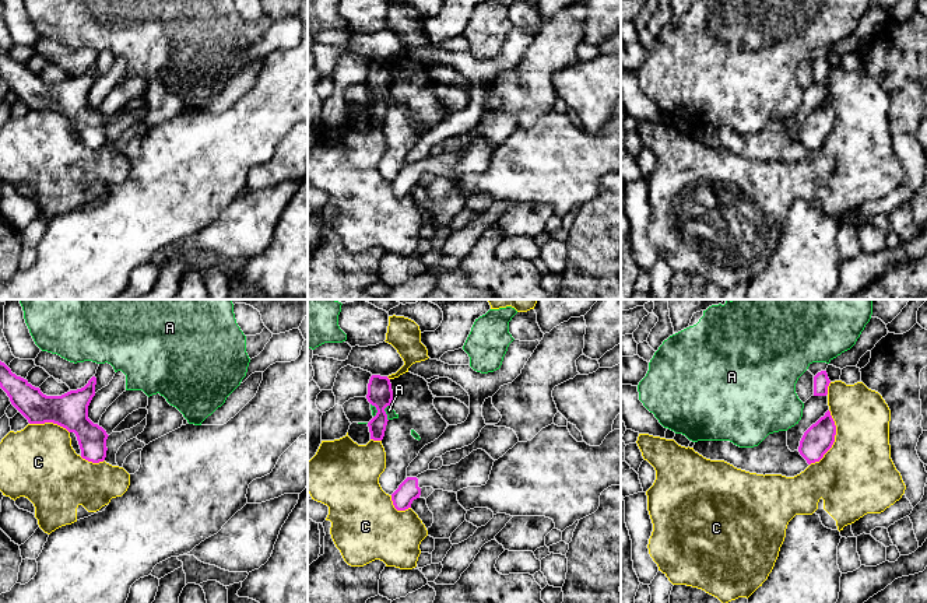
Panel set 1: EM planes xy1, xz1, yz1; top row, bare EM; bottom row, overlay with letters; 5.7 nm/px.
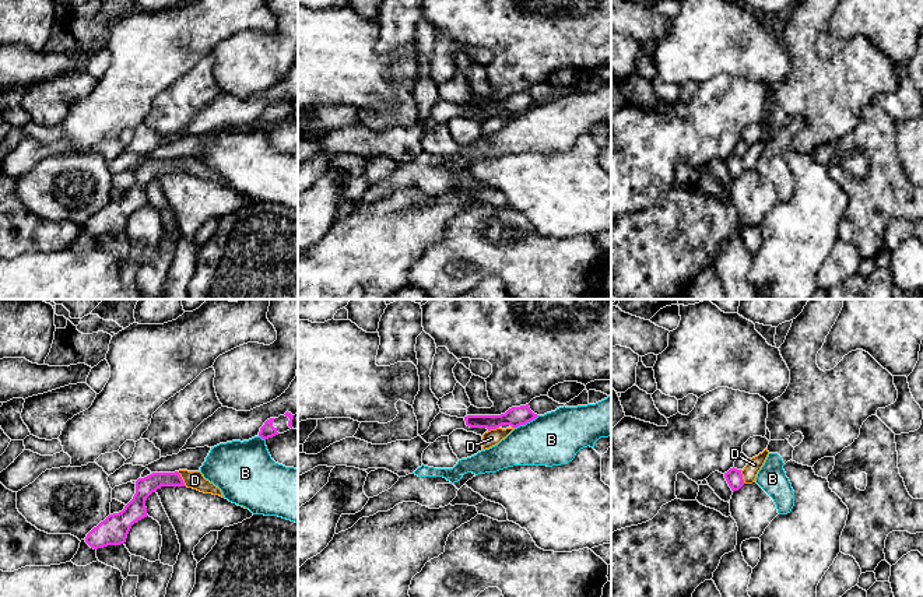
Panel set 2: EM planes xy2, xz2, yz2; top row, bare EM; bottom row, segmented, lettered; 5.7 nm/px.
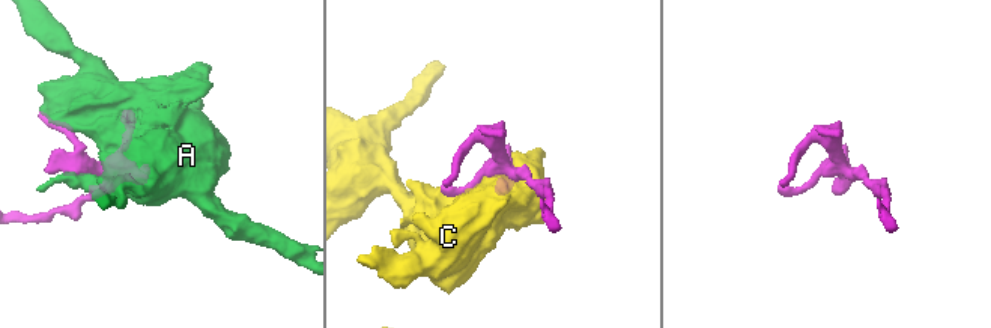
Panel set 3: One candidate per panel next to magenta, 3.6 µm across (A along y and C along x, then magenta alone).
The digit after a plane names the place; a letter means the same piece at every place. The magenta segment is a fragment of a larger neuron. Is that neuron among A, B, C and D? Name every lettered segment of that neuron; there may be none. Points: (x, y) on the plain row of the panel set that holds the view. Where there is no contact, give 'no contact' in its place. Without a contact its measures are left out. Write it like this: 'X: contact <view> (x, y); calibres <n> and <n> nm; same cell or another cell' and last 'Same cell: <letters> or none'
A: contact xz1 (385, 98); calibres 140 and 50 nm; another cell
B: contact xz2 (526, 109); calibres 120 and 300 nm; another cell
C: contact yz1 (834, 126); calibres 170 and 440 nm; another cell
D: contact xy2 (181, 165); calibres 110 and 100 nm; another cell
Same cell: none

